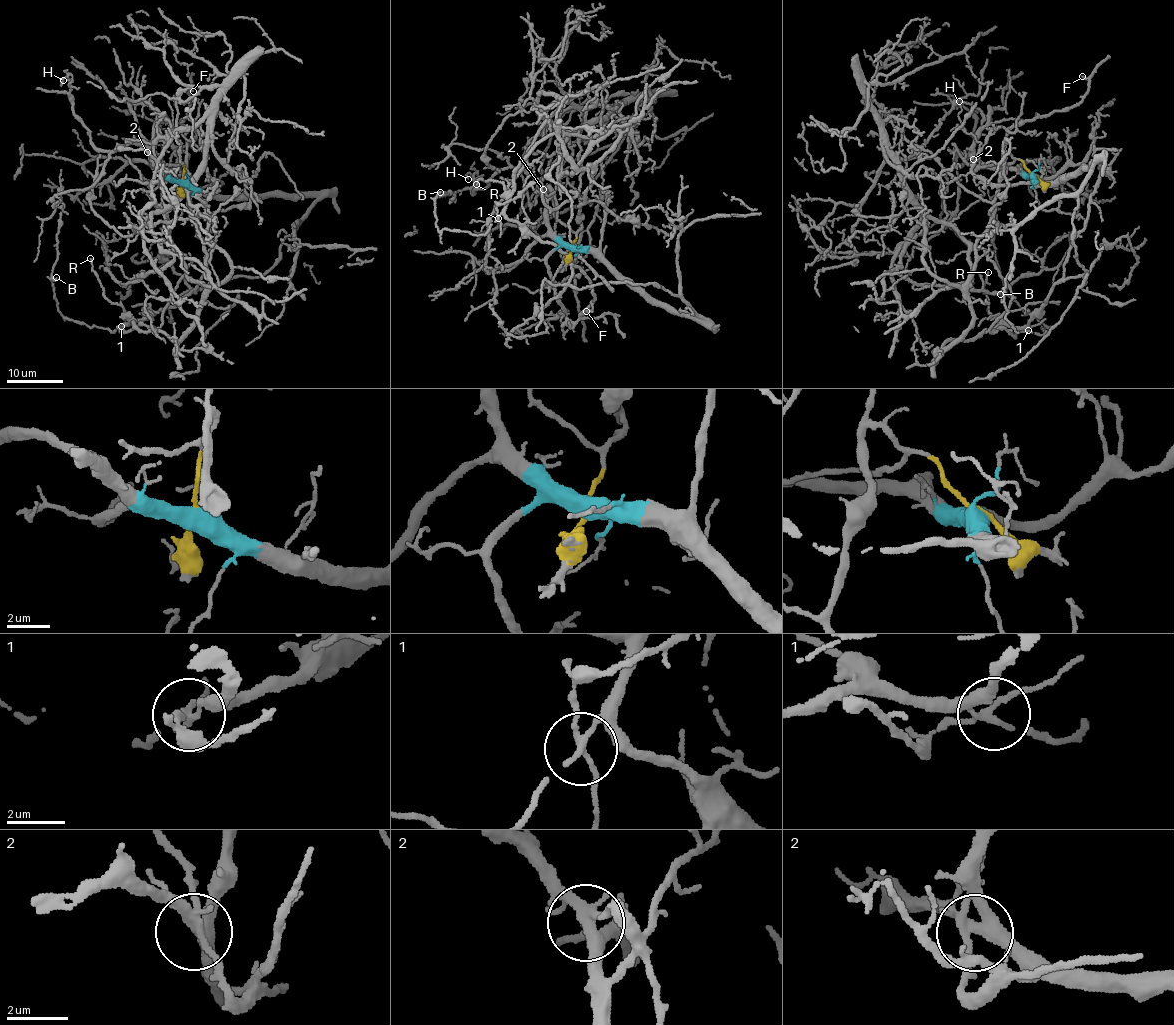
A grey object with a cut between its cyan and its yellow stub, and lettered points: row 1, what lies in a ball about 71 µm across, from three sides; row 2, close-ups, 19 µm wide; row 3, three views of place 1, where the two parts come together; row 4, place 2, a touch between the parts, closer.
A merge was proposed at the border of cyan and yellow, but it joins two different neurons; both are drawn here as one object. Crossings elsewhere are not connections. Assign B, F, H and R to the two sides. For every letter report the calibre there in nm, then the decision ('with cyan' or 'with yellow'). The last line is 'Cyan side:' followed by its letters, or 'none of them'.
B: 150 nm thick; with yellow
F: 110 nm thick; with yellow
H: 120 nm thick; with cyan
R: 120 nm thick; with yellow
Cyan side: H

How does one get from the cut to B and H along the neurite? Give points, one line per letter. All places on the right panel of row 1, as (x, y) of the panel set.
B: (1033, 175), (1003, 153), (994, 214), (976, 243), (971, 323), (944, 349), (1001, 325), (1045, 333), (1000, 294)
H: (1033, 175), (984, 167), (965, 154), (954, 166), (968, 157), (975, 125), (954, 99), (959, 101)

